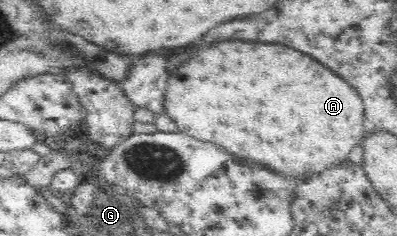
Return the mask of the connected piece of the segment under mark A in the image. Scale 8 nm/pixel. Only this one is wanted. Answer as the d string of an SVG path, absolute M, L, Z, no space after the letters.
M222 42L222 44L212 44L208 48L202 48L198 56L190 58L188 64L182 64L175 71L175 74L167 78L167 91L165 94L165 112L177 124L178 130L192 134L194 138L206 140L220 144L228 154L234 154L239 159L248 159L258 162L260 166L268 170L276 170L276 174L284 178L308 178L312 174L320 174L328 168L340 166L348 154L363 142L368 126L365 106L360 93L345 79L319 60L314 60L312 56L305 52L296 52L294 48L286 48L282 44L248 44L248 42Z

